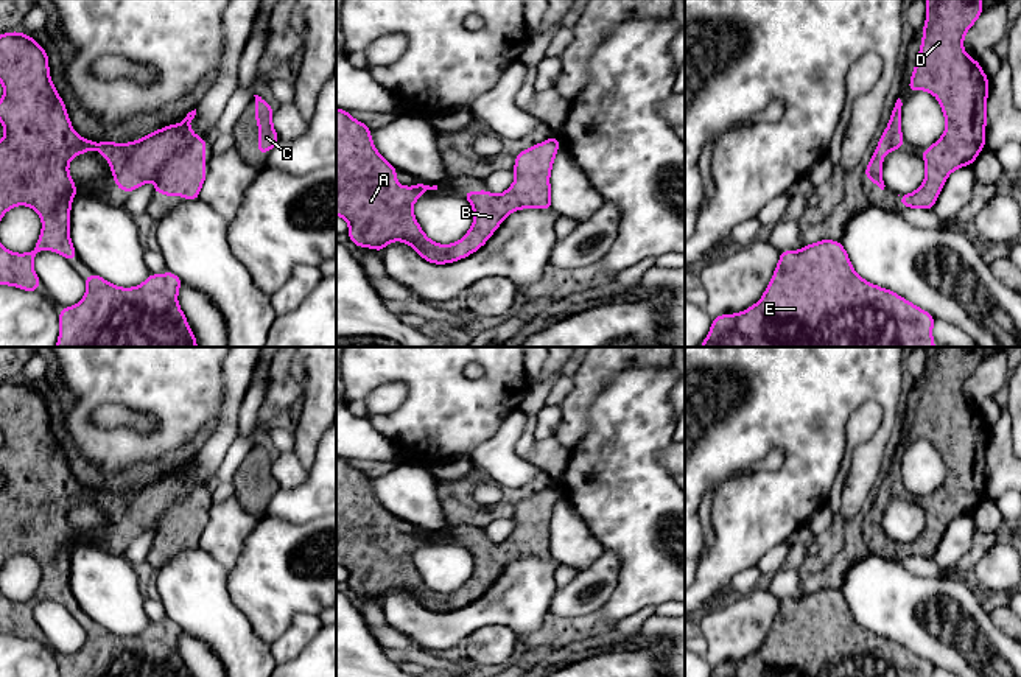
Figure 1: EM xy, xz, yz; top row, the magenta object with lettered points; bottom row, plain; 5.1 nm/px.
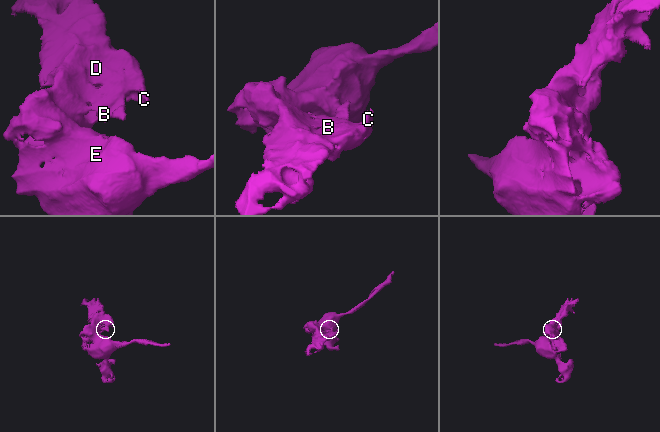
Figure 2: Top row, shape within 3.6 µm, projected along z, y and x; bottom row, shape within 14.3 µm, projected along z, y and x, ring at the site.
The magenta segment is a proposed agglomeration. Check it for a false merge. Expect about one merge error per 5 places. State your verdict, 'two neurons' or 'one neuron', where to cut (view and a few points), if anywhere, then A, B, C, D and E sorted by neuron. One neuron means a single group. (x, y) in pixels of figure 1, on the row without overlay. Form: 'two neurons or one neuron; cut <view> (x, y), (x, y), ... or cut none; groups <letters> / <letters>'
one neuron; cut none; groups A B C D E

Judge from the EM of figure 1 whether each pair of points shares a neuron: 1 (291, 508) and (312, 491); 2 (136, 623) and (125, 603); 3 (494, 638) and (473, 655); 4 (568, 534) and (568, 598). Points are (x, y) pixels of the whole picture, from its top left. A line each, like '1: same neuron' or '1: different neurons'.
1: same neuron
2: same neuron
3: same neuron
4: different neurons

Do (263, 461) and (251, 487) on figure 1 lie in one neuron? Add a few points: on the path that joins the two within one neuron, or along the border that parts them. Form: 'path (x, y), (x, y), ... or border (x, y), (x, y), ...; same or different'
path (257, 467), (254, 481); same

